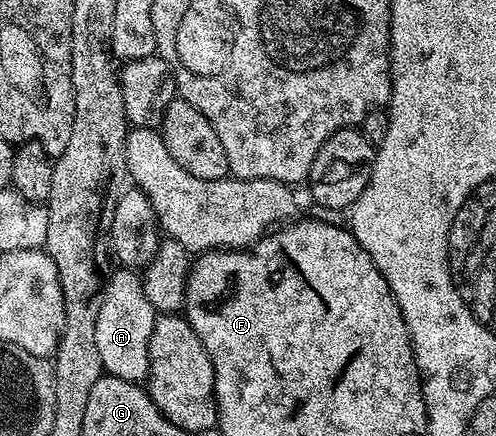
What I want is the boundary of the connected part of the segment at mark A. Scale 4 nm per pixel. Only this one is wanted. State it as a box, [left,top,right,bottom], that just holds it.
[96,266,156,382]

